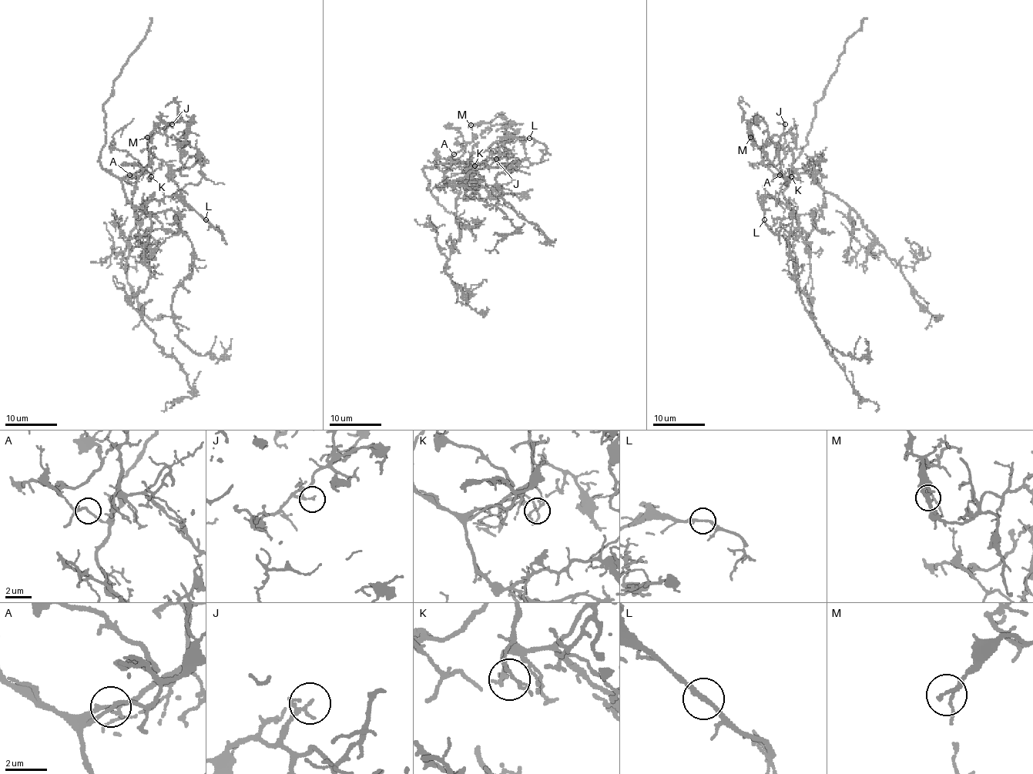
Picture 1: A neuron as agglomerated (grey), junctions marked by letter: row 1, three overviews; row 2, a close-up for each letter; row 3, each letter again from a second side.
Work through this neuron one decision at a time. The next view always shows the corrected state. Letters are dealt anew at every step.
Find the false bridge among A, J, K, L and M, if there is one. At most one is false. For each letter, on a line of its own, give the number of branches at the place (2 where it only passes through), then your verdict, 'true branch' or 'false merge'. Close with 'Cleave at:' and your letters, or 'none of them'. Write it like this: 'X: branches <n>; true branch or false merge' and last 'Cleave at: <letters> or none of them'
A: branches 2; false merge
J: branches 2; true branch
K: branches 2; true branch
L: branches 2; true branch
M: branches 2; true branch
Cleave at: A

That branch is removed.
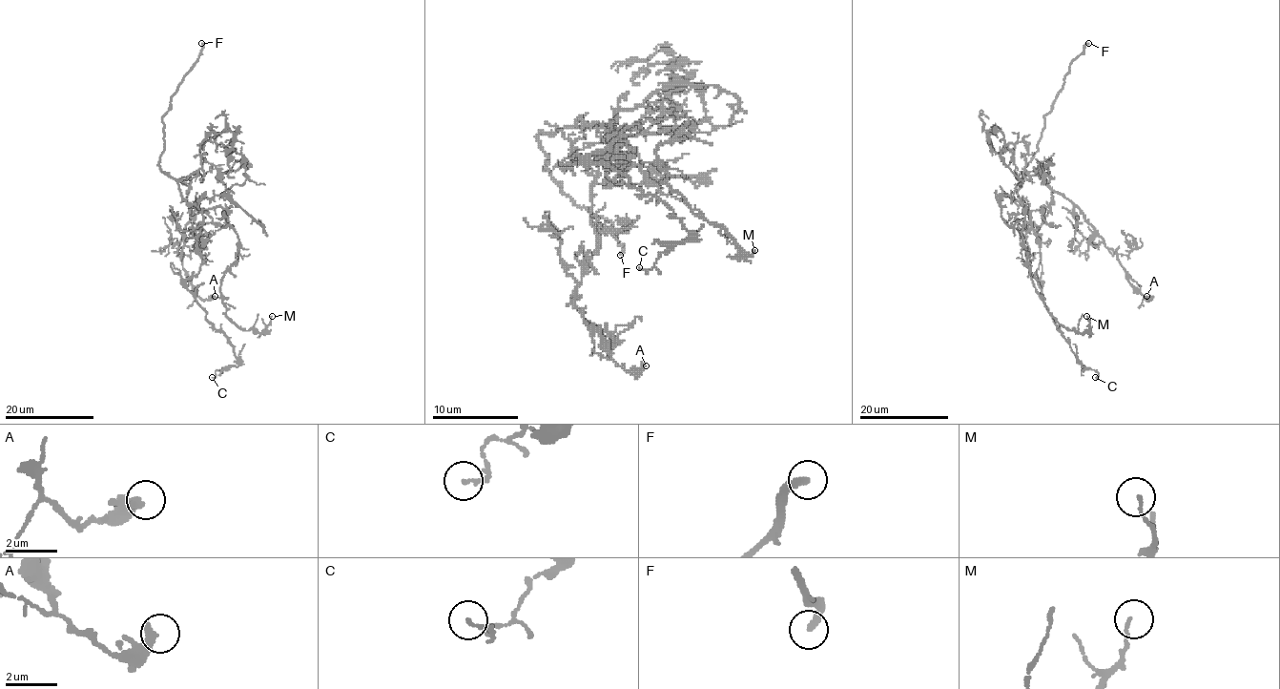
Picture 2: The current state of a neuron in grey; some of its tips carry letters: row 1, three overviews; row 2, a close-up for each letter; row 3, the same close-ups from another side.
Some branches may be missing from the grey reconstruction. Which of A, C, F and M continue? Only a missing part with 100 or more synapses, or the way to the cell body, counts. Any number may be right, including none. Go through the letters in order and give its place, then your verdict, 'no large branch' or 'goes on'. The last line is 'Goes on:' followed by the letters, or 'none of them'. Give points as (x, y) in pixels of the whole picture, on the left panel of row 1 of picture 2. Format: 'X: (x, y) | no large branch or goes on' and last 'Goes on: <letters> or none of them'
A: (215, 296) | no large branch
C: (212, 377) | no large branch
F: (201, 43) | goes on
M: (272, 316) | no large branch
Goes on: F

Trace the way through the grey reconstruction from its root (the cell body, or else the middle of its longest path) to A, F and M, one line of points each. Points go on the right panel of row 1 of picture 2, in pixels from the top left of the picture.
A: (1023, 202), (1018, 189), (1023, 174), (1033, 171), (1080, 210), (1118, 255), (1127, 281), (1146, 296)
F: (1023, 202), (1018, 189), (1025, 167), (1038, 150), (1044, 116), (1062, 88), (1070, 64), (1088, 43)
M: (1023, 202), (1026, 208), (1023, 247), (1035, 291), (1046, 309), (1070, 330), (1086, 332), (1090, 323), (1086, 316)

